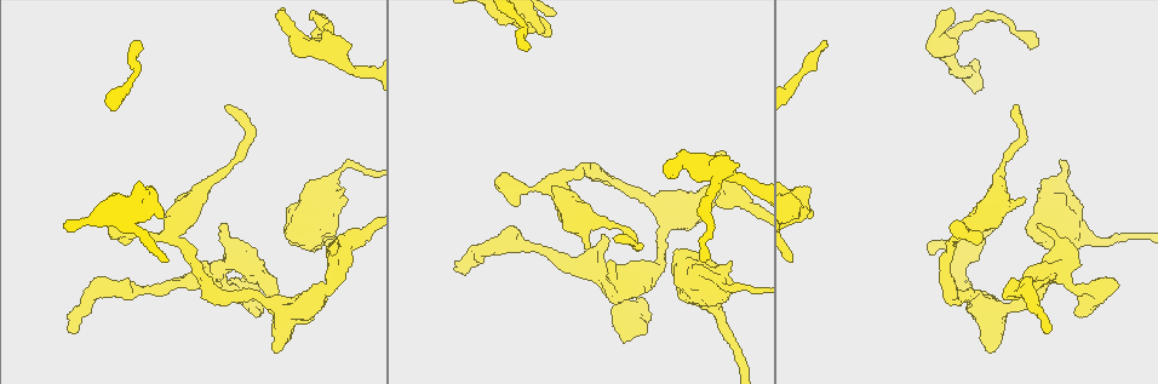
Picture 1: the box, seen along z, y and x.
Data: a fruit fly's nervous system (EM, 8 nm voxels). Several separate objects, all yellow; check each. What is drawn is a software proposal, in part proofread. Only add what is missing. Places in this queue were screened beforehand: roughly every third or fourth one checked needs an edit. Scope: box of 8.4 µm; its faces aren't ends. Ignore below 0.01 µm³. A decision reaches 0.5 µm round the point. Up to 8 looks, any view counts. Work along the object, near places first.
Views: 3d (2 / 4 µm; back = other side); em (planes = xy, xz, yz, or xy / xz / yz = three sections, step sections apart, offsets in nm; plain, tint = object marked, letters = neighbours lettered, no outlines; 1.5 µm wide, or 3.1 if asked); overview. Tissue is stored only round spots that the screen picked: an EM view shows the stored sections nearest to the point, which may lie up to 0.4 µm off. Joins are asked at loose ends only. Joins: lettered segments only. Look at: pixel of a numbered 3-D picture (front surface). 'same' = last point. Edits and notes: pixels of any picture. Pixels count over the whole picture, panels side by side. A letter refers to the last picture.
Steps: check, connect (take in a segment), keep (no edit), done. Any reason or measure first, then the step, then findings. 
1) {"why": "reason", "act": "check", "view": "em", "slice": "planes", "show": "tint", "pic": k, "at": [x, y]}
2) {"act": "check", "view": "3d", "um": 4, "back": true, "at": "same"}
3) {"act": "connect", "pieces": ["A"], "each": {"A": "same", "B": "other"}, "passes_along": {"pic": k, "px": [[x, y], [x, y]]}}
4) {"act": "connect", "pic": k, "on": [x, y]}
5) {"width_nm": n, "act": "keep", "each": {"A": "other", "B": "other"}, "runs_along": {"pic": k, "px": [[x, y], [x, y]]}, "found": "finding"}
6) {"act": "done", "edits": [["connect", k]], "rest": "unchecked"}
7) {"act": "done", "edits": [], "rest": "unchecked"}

{"act": "check", "view": "em", "slice": "planes", "show": "letters", "pic": 1, "at": [1039, 189]}

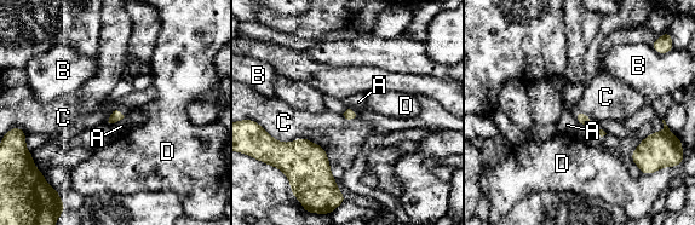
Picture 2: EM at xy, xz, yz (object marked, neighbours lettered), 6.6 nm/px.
{"act": "keep", "each": {"A": "other", "B": "other", "C": "other", "D": "other"}, "border": {"pic": 2, "px": [[265, 130], [282, 142], [316, 144]]}, "found": "no lettered segment goes on from it"}

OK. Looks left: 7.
{"why": "long arm stops here", "act": "check", "view": "3d", "um": 4, "pic": 1, "at": [458, 267]}

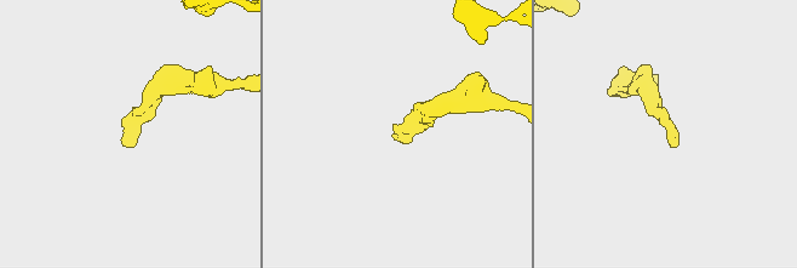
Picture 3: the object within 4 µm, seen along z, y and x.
{"act": "check", "view": "em", "slice": "planes", "show": "letters", "pic": 3, "at": [397, 133]}

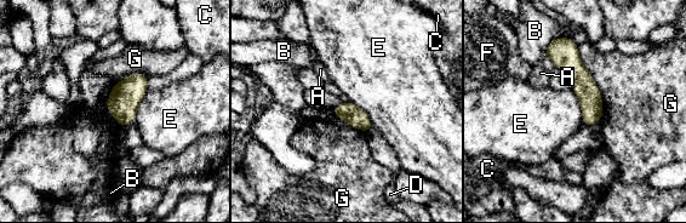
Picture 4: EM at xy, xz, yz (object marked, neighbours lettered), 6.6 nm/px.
{"act": "keep", "each": {"A": "other", "B": "other", "C": "other", "D": "other", "E": "other", "F": "other", "G": "other"}, "runs_along": {"pic": 4, "px": [[554, 43], [582, 79], [590, 123]]}, "found": "no lettered segment goes on from it"}

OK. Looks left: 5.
{"why": "free end", "act": "check", "view": "3d", "um": 4, "pic": 1, "at": [274, 353]}

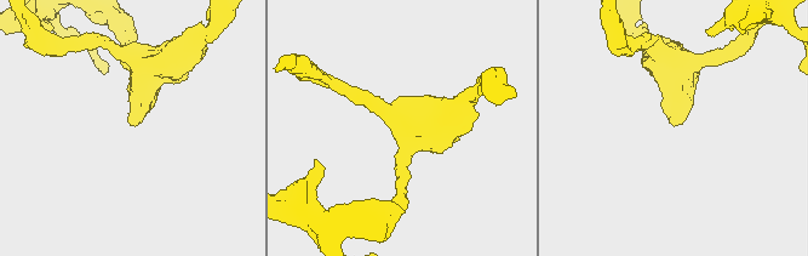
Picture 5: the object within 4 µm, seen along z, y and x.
{"act": "check", "view": "em", "slice": "planes", "show": "letters", "pic": 5, "at": [674, 126]}

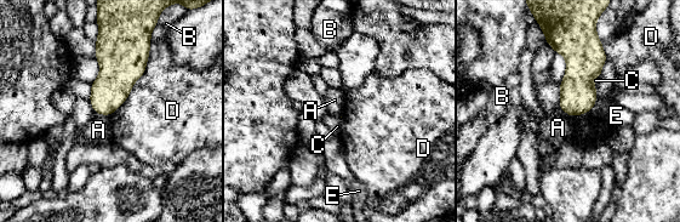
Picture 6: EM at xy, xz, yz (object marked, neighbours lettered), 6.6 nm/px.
{"act": "keep", "each": {"A": "other", "B": "other", "C": "other", "D": "other", "E": "other"}, "border": {"pic": 6, "px": [[559, 107], [573, 118]]}, "found": "none of them fits"}

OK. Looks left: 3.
{"act": "done", "edits": [], "rest": "unchecked"}

